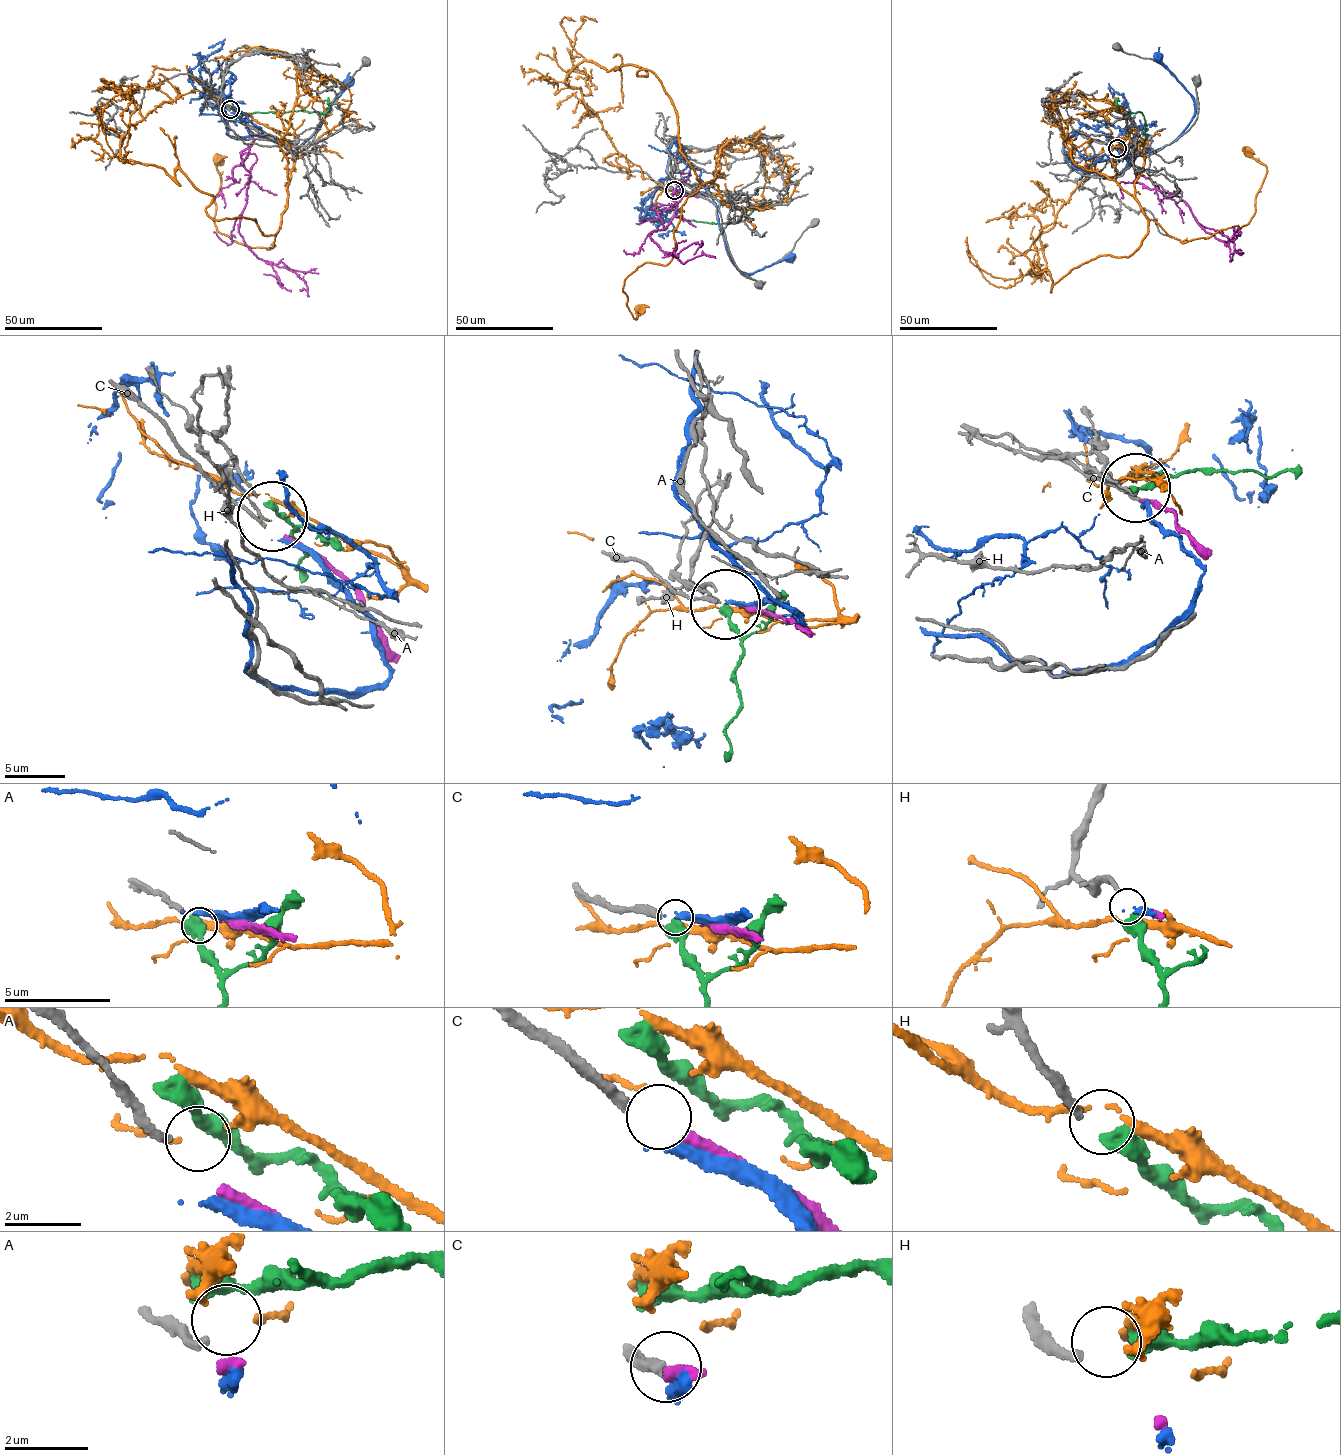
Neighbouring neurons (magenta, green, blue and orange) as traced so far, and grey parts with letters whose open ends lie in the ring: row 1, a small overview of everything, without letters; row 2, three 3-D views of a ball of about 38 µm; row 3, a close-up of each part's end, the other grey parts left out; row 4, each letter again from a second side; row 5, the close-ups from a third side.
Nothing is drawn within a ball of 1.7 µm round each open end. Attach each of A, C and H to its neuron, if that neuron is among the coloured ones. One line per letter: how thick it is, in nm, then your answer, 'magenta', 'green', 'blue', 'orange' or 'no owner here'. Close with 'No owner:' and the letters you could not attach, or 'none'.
A: 200 nm thick; no owner here
C: 320 nm thick; magenta
H: 200 nm thick; green
No owner: A

